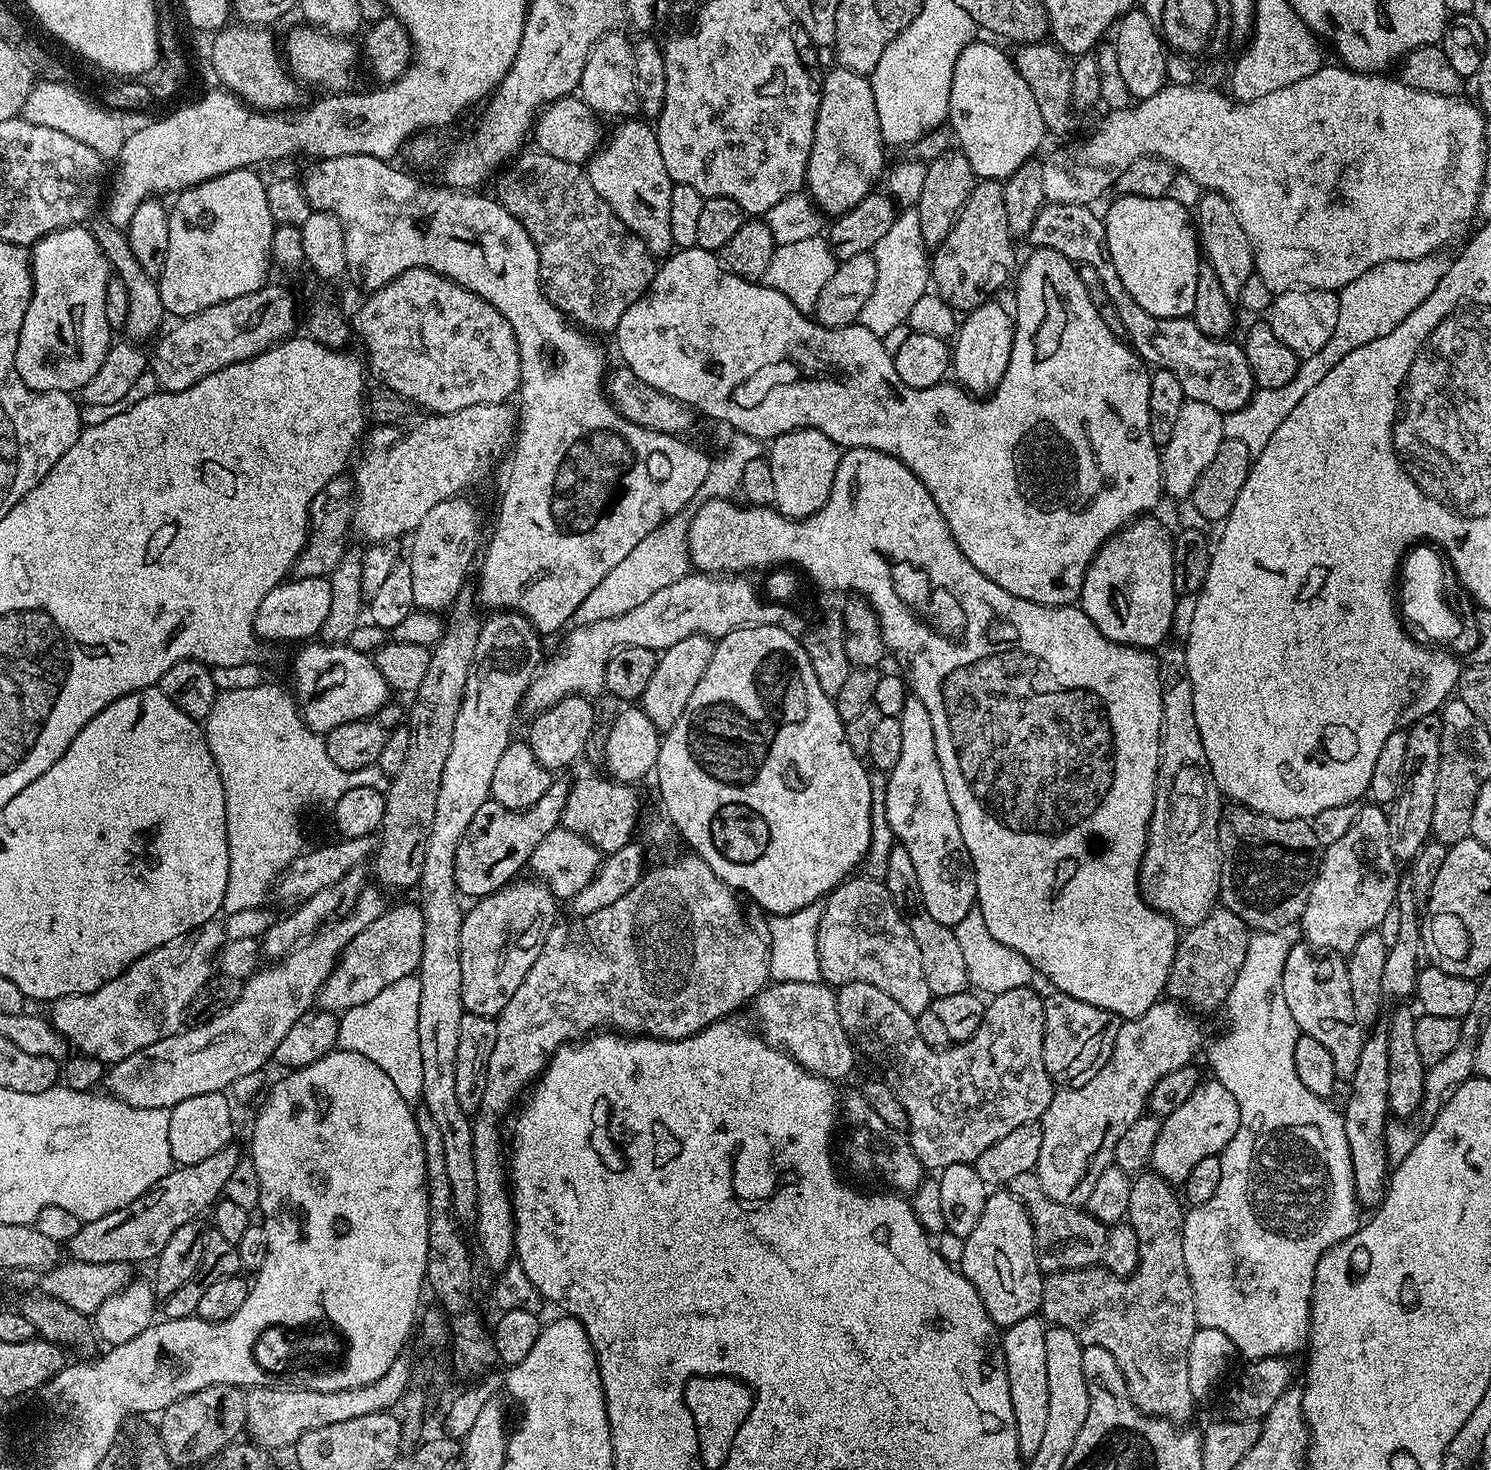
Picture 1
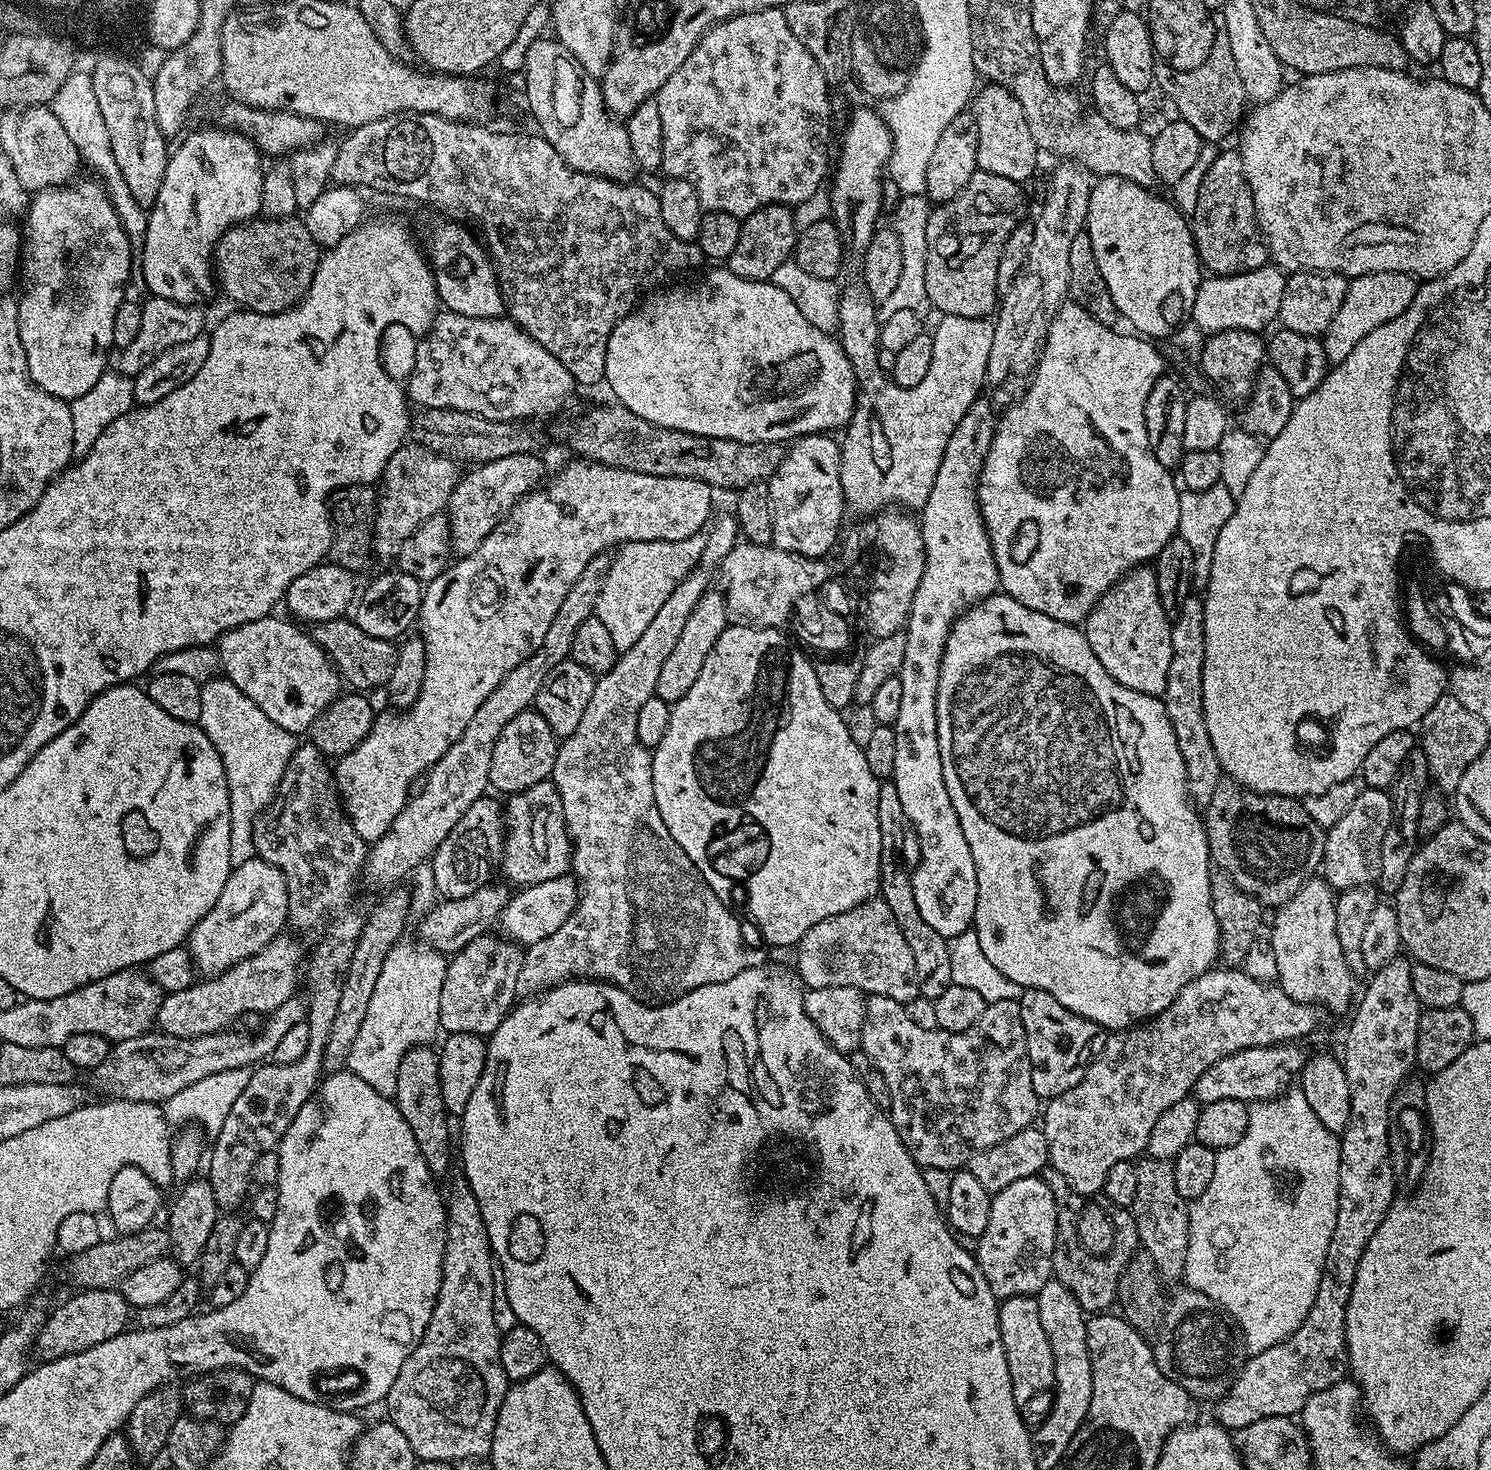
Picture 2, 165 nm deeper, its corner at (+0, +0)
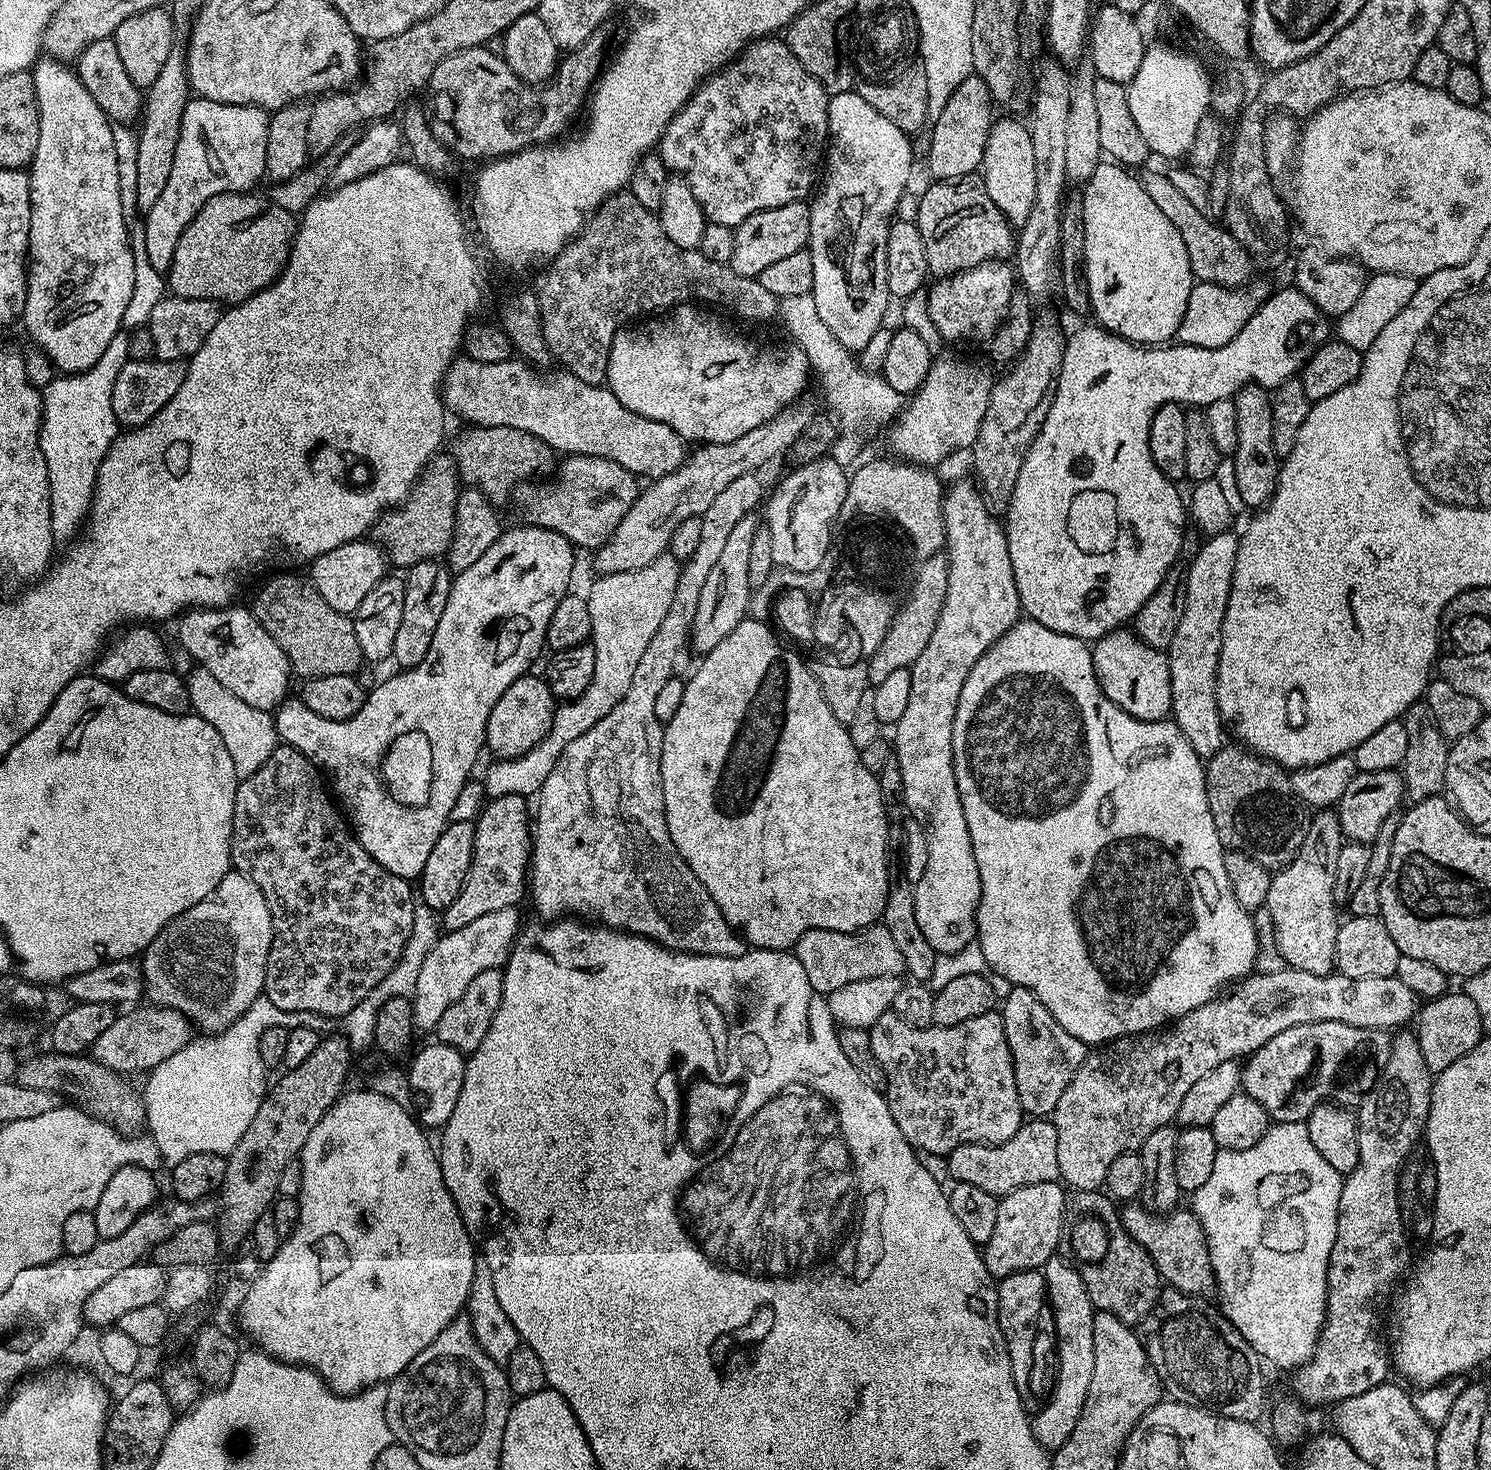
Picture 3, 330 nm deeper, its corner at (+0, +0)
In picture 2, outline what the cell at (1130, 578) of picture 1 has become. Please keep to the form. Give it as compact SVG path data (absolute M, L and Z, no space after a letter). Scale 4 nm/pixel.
M1152 566L1132 568L1090 610L1082 625L1084 637L1090 642L1098 662L1106 666L1106 674L1130 690L1163 697L1166 670L1170 670L1170 634L1172 620L1162 606L1158 594L1158 578Z

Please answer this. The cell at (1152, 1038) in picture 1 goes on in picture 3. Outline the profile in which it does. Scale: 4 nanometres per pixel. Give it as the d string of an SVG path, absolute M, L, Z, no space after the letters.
M1286 966L1278 974L1249 975L1215 1000L1190 1010L1190 1014L1155 1032L1109 1040L1107 1044L1089 1051L1074 1078L1070 1078L1070 1086L1062 1090L1062 1098L1058 1098L1058 1106L1050 1117L1052 1125L1058 1130L1060 1180L1077 1192L1103 1189L1110 1162L1114 1162L1118 1154L1139 1150L1154 1130L1172 1124L1178 1114L1178 1106L1182 1106L1182 1098L1186 1098L1190 1086L1194 1086L1198 1078L1210 1074L1210 1070L1214 1070L1214 1066L1222 1066L1222 1062L1251 1056L1263 1044L1270 1042L1274 1034L1282 1034L1282 1030L1290 1030L1290 1026L1310 1022L1346 1022L1346 1026L1396 1030L1411 1025L1417 1012L1418 998L1414 990L1409 990L1396 975L1386 978L1350 978L1339 974L1323 976Z

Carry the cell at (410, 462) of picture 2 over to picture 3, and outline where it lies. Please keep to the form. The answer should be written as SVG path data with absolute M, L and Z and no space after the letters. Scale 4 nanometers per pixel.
M472 426L467 430L469 432L462 433L450 449L456 474L465 485L480 489L497 506L503 505L503 500L507 496L509 499L519 485L533 478L551 477L557 467L552 447L542 442L542 438L526 434L526 430L514 430L514 426Z

